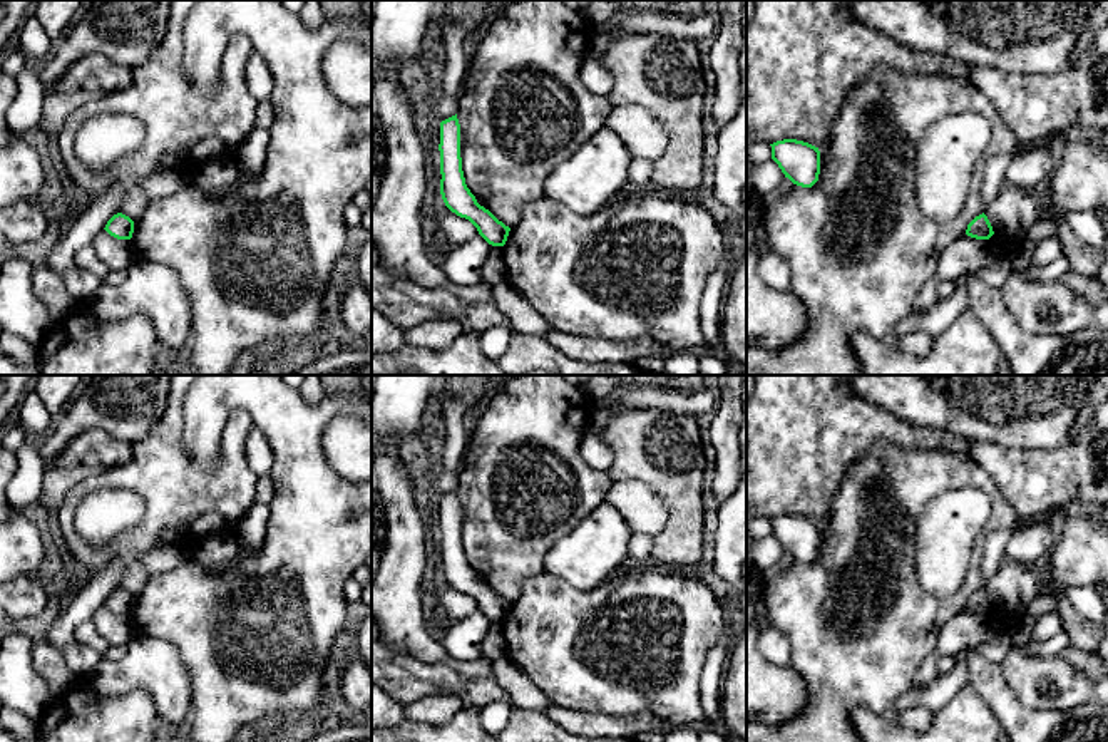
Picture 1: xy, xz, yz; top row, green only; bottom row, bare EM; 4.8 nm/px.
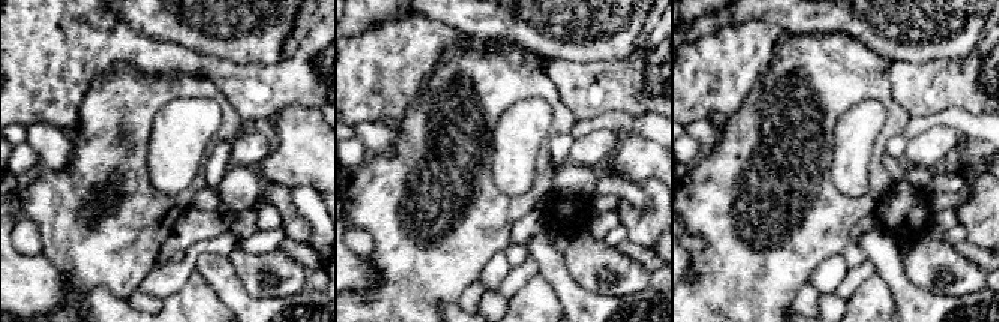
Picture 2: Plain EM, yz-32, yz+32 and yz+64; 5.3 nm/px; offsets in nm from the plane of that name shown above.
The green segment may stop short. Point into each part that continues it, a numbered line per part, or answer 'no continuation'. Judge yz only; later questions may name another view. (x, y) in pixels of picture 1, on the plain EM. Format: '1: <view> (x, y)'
no continuation

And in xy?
no continuation

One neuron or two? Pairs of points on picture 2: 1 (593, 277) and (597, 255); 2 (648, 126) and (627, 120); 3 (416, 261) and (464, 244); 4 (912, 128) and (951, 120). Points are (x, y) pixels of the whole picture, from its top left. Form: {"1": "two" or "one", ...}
{"1": "one", "2": "one", "3": "one", "4": "one"}

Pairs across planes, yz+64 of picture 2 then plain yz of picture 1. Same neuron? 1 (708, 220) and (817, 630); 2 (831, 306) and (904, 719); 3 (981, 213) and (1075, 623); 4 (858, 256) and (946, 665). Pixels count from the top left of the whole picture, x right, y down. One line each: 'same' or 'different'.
1: same
2: same
3: same
4: same

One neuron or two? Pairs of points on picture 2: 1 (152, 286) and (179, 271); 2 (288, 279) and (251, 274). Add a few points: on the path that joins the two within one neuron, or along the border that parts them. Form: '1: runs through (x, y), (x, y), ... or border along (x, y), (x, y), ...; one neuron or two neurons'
1: runs through (158, 282), (173, 274); one neuron
2: runs through (279, 274), (270, 268), (260, 268); one neuron

